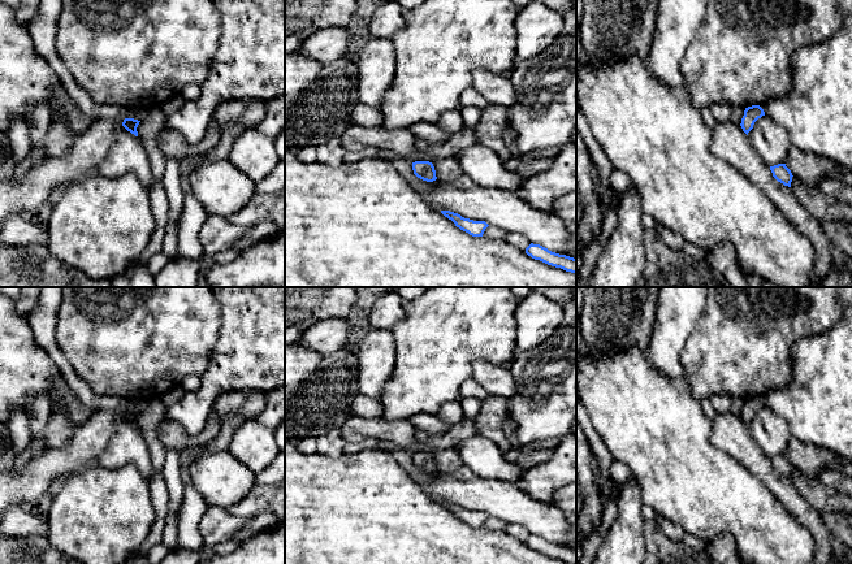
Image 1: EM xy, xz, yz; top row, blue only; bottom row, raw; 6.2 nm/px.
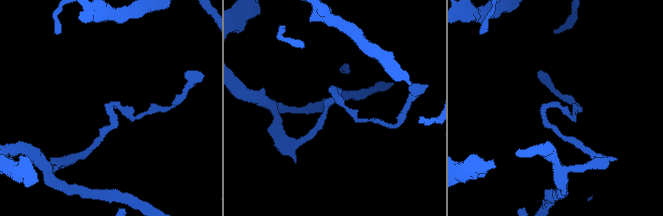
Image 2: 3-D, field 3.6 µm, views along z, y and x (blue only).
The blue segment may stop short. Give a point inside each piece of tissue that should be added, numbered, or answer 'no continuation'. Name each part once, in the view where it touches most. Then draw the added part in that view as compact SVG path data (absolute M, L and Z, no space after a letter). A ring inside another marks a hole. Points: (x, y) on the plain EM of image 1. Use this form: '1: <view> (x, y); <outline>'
no continuation

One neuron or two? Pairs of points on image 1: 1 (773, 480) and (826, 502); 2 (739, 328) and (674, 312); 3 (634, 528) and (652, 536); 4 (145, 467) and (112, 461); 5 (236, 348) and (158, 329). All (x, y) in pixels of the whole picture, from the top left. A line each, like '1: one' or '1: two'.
1: two
2: two
3: two
4: one
5: two

